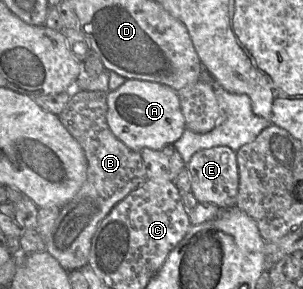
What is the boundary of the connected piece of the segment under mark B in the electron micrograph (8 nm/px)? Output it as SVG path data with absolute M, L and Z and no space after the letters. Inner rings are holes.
M73 89L68 103L58 115L64 127L82 146L87 159L85 182L76 195L66 205L61 207L60 214L47 237L46 251L68 272L79 270L89 263L92 238L100 222L110 213L115 205L148 179L141 152L130 149L113 134L108 125L107 111L107 93Z

